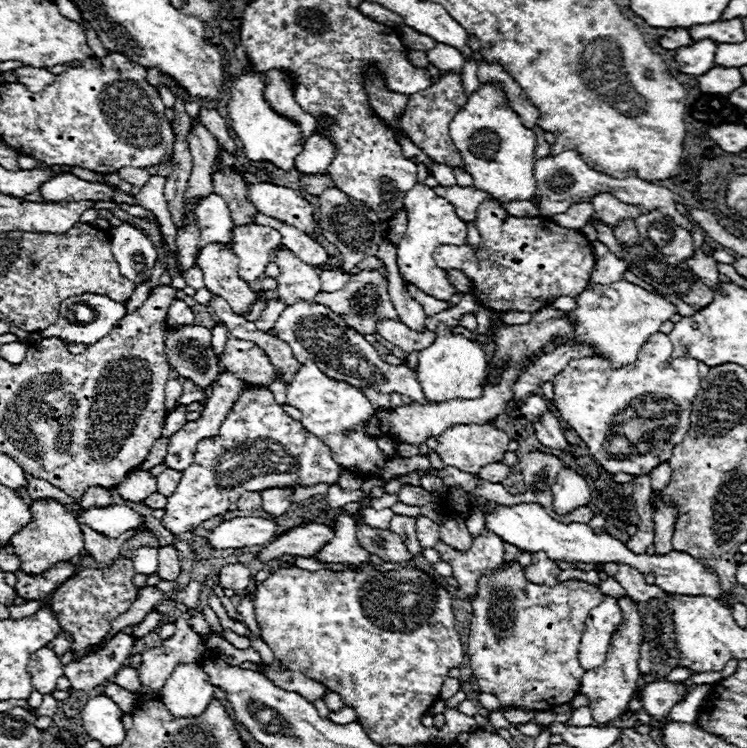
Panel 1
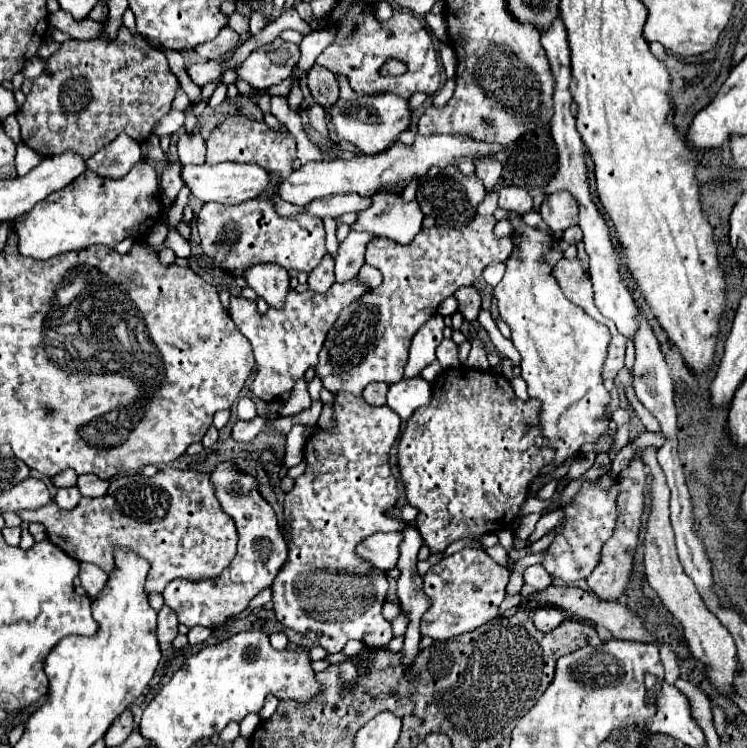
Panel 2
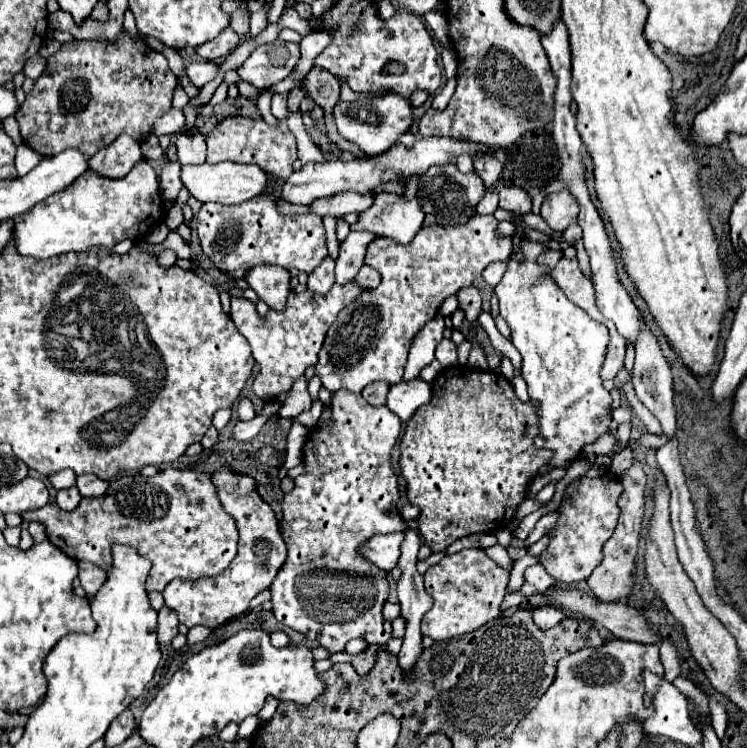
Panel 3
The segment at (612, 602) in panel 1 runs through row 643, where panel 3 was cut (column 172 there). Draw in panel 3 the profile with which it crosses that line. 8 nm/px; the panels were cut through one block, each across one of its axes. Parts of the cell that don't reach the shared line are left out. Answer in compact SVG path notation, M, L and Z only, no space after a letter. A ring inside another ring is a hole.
M222 464L212 474L212 484L216 486L216 494L220 498L222 508L236 520L240 542L238 542L238 554L232 560L232 564L214 580L212 578L172 580L164 588L162 592L164 604L172 608L178 614L180 624L186 624L188 628L196 624L206 628L218 628L228 620L232 620L234 616L246 612L250 600L272 584L274 576L278 574L286 558L286 546L284 546L284 538L280 538L278 520L274 516L274 510L258 494L256 480L252 476L234 472L228 464Z

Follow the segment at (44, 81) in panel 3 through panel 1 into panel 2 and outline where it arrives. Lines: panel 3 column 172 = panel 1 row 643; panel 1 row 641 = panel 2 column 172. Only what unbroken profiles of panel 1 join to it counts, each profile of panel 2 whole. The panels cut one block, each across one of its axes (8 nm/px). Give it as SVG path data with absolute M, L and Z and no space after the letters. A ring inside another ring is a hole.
M120 26L114 38L98 36L92 40L64 40L58 52L46 60L44 72L32 80L32 90L16 112L22 142L42 156L58 156L72 150L82 158L96 154L120 132L126 132L142 144L152 136L156 122L170 112L170 104L178 90L180 82L170 72L164 52L154 48L146 38L140 38L140 34L132 34L126 26Z

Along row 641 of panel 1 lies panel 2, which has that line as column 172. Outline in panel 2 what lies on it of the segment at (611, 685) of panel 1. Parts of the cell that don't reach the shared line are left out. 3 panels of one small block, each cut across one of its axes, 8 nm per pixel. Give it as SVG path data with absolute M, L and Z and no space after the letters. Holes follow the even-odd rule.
M164 606L158 612L158 642L160 644L172 644L172 640L178 636L178 620L176 614Z

